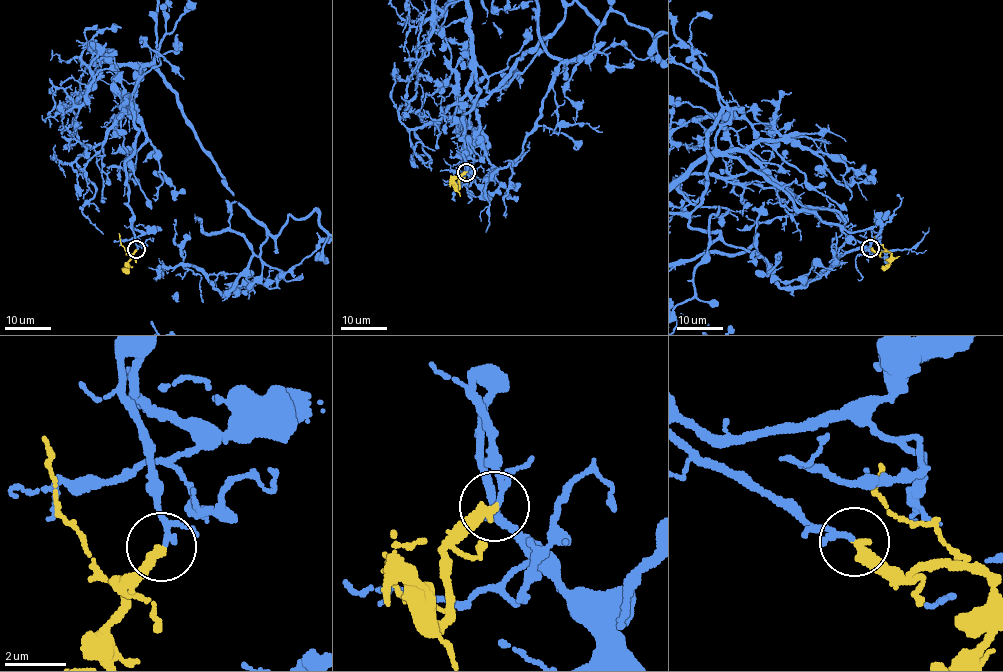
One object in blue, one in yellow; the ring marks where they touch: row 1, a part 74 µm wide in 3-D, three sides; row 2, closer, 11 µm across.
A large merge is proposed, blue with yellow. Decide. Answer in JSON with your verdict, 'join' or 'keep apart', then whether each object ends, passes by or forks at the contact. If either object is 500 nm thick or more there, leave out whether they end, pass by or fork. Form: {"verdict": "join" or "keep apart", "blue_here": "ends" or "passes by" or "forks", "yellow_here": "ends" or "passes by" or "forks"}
{"verdict": "join", "blue_here": "ends", "yellow_here": "ends"}

